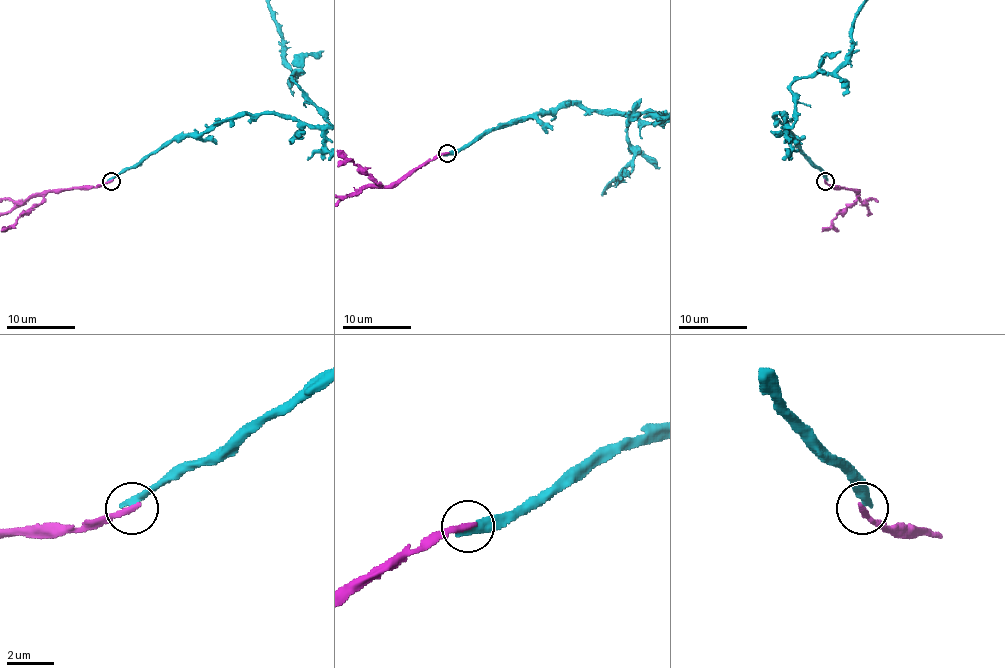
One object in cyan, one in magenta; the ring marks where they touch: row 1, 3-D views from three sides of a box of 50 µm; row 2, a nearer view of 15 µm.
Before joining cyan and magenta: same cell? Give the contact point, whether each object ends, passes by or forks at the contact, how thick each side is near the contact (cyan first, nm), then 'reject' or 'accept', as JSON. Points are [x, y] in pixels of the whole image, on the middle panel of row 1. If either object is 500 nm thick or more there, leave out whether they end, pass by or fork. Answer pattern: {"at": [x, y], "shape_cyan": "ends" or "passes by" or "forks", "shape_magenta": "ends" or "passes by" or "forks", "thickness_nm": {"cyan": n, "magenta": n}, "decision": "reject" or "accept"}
{"at": [447, 153], "shape_cyan": "ends", "shape_magenta": "ends", "thickness_nm": {"cyan": 380, "magenta": 280}, "decision": "reject"}

